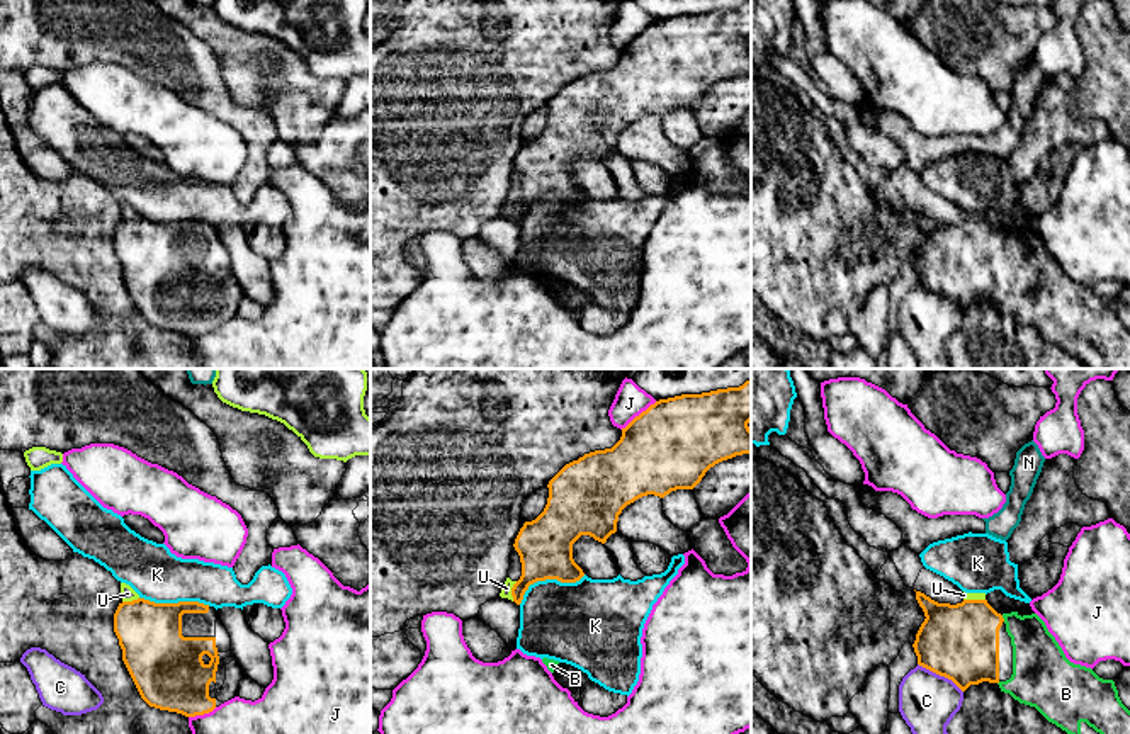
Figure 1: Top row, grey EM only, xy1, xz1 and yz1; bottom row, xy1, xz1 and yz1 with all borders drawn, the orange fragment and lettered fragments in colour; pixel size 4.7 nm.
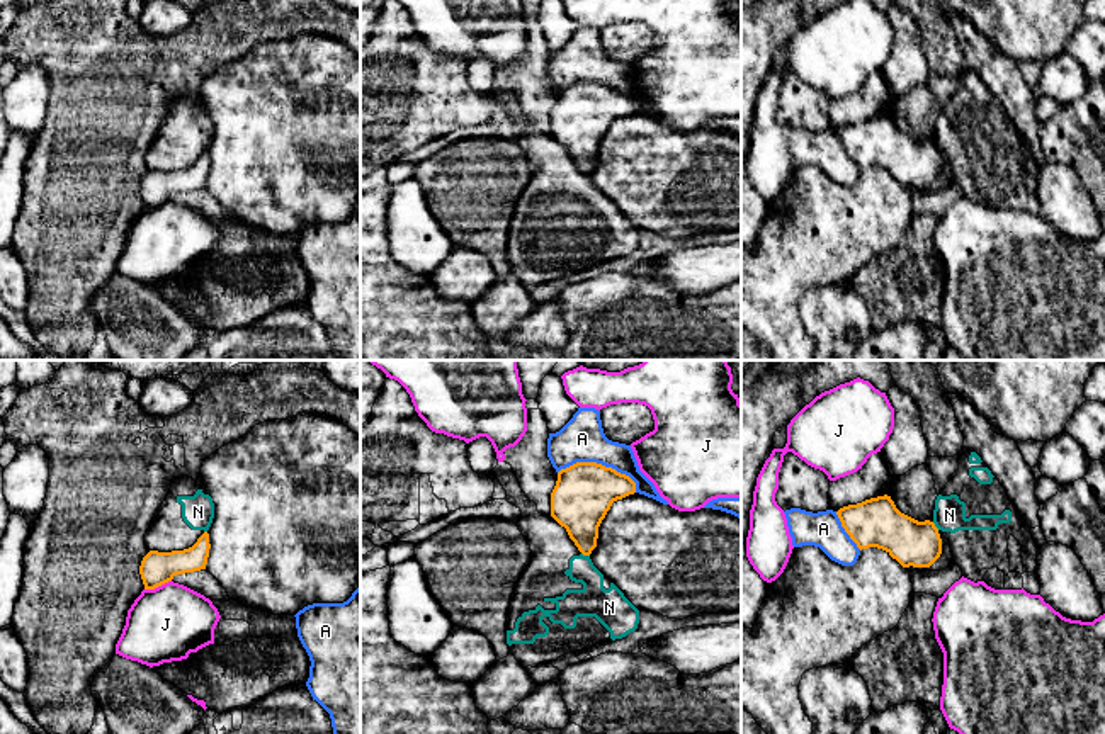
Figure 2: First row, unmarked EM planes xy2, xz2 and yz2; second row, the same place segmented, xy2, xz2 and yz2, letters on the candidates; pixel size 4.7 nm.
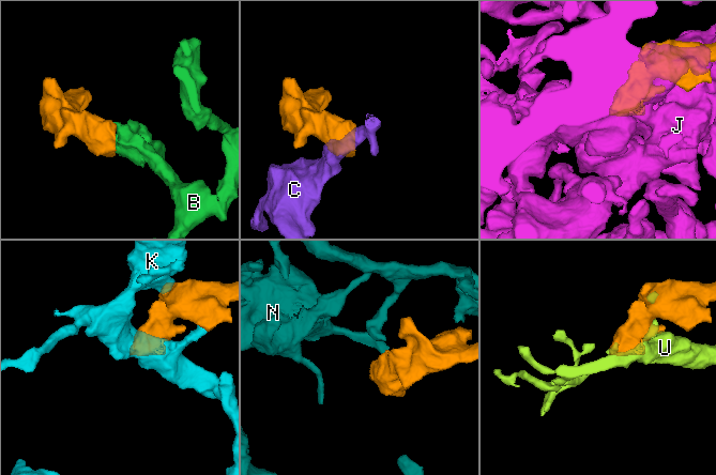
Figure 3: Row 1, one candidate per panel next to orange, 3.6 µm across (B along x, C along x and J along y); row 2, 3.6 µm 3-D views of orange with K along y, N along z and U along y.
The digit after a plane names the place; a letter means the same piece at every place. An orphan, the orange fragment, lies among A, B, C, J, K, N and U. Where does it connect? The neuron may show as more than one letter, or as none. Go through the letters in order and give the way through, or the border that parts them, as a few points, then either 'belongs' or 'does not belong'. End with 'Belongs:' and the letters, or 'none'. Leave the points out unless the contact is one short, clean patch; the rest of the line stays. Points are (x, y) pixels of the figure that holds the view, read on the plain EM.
A: border along xz2 (558, 92), (577, 82), (600, 82), (624, 92), (636, 111); does not belong
B: belongs
C: border along yz1 (918, 282), (947, 296), (962, 311); does not belong
J: does not belong
K: does not belong
N: border along xz2 (582, 172), (589, 175); does not belong
U: border along xz1 (517, 201), (512, 208), (512, 220); does not belong
Belongs: B

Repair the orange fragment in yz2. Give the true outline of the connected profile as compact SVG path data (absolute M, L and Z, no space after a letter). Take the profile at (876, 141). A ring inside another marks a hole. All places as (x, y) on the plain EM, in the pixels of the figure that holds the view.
M887 114L843 126L836 134L860 170L882 168L903 187L930 187L942 173L935 143L901 133Z

